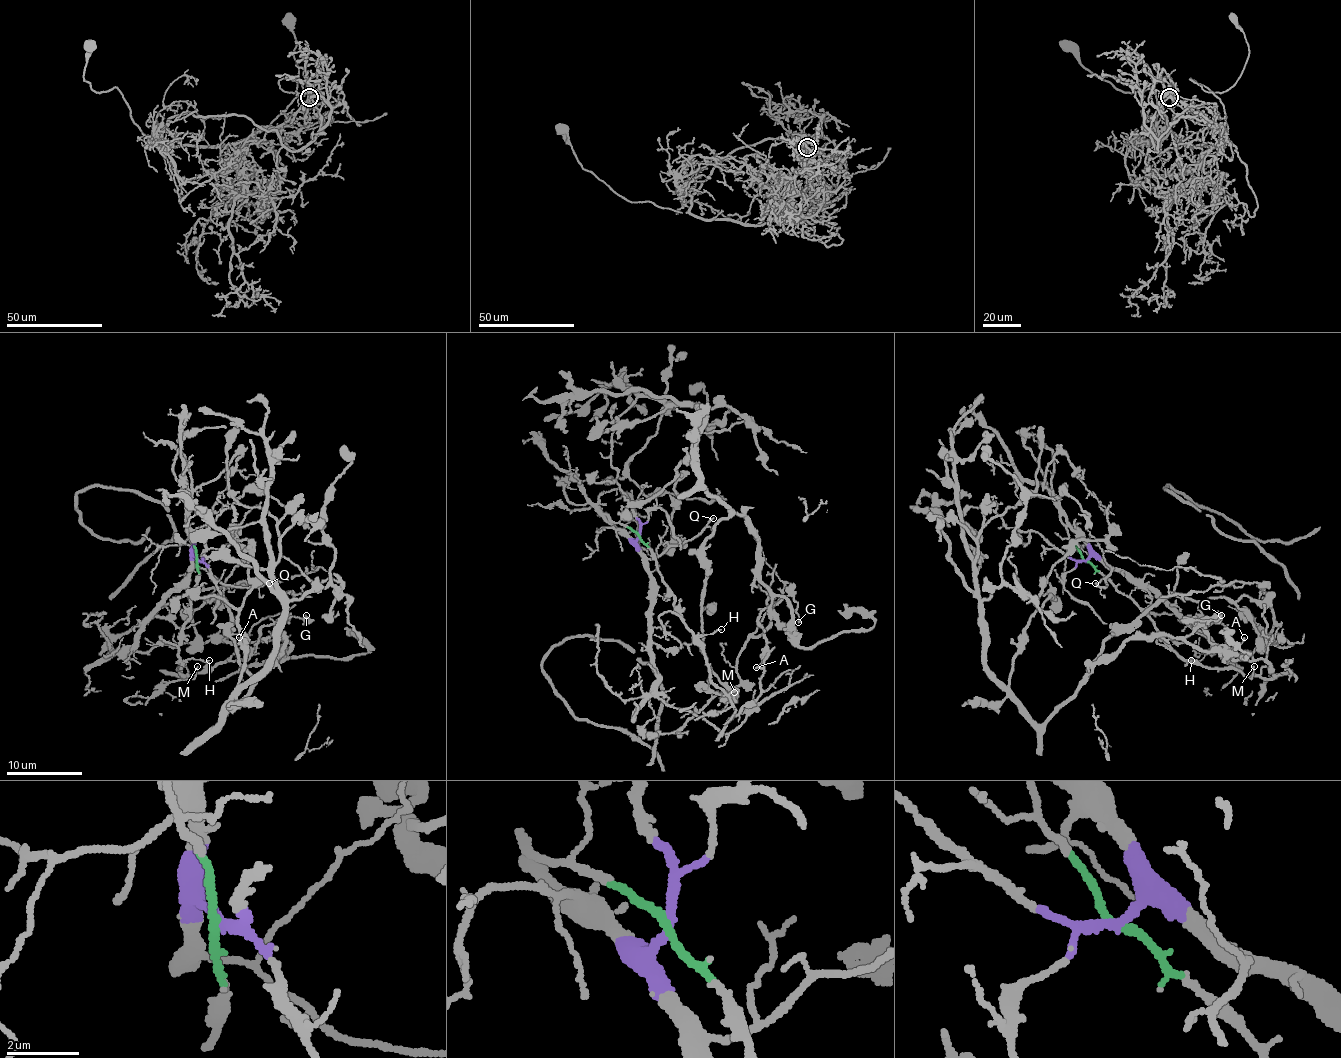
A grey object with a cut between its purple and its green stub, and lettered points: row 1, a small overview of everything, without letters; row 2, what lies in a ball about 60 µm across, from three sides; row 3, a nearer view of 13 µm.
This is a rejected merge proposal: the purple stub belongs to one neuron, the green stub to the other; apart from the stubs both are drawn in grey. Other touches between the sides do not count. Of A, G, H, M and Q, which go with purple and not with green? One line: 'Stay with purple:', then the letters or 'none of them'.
Stay with purple: Q

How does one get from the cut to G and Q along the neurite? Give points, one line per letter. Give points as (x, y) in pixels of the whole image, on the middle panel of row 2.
G: (639, 535), (705, 654), (708, 679), (738, 713), (760, 692), (767, 649), (761, 611), (792, 596), (798, 622)
Q: (639, 535), (637, 550), (647, 558), (657, 558), (671, 546), (697, 537), (713, 518)

